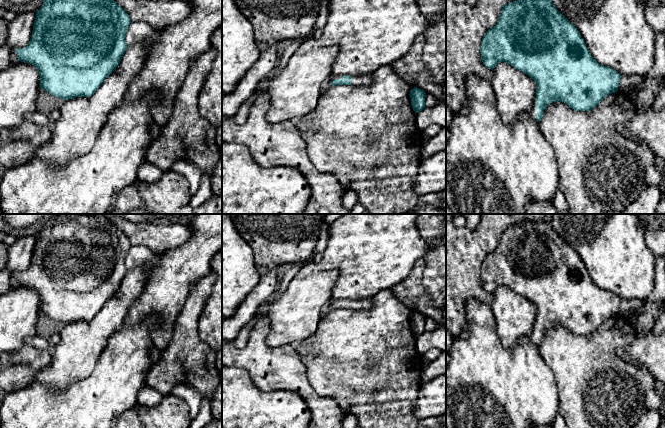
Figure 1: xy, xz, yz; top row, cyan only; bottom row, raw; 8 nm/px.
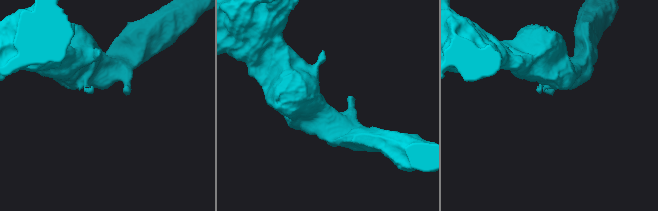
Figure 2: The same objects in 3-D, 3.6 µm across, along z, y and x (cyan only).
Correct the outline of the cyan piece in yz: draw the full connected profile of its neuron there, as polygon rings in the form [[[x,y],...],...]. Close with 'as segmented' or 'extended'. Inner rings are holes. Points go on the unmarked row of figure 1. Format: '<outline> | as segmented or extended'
[[[524,221],[521,223],[517,223],[513,226],[510,226],[502,231],[500,242],[498,246],[490,252],[483,260],[481,270],[480,270],[481,283],[483,288],[488,292],[493,294],[496,289],[504,285],[517,294],[525,297],[531,303],[536,306],[536,321],[533,326],[532,334],[530,336],[530,341],[537,346],[543,341],[543,336],[545,332],[553,326],[560,325],[566,327],[570,332],[576,335],[591,335],[594,331],[596,331],[606,320],[609,318],[615,317],[618,315],[619,306],[621,303],[621,299],[614,293],[599,288],[591,279],[590,275],[587,273],[586,268],[583,262],[580,259],[580,256],[577,252],[568,245],[568,243],[562,239],[556,231],[553,229],[551,221],[542,222],[542,221]]] | extended

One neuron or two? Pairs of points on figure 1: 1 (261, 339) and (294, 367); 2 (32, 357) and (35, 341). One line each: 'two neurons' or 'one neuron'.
1: one neuron
2: two neurons

